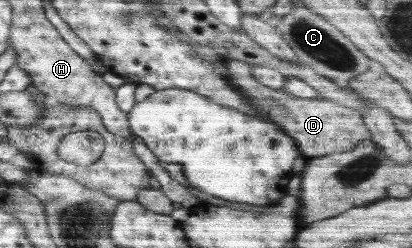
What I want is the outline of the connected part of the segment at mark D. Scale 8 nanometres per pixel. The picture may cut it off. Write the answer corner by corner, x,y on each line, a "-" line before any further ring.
224,59
224,63
226,63
232,84
240,87
240,90
252,98
252,101
260,103
262,110
265,110
265,106
270,103
274,103
272,112
268,112
271,122
274,122
296,141
298,150
302,152
305,159
351,150
356,144
371,139
370,131
364,124
359,110
342,106
342,104
328,99
298,98
292,94
286,94
282,89
273,88
271,85
264,86
252,78
252,74
250,74
252,64
232,59

